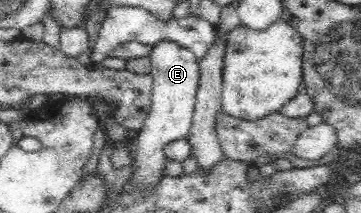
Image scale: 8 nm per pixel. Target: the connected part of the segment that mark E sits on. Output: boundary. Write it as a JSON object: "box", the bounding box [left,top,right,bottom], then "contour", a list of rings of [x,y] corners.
{"box":[130,39,200,191],"contour":[[[164,39],[151,47],[148,57],[151,60],[151,76],[154,80],[151,89],[151,110],[135,139],[137,154],[131,158],[134,170],[130,177],[130,181],[142,191],[148,185],[155,185],[165,175],[163,169],[168,160],[165,150],[170,142],[187,139],[189,136],[196,94],[200,86],[199,61],[188,47]]]}

